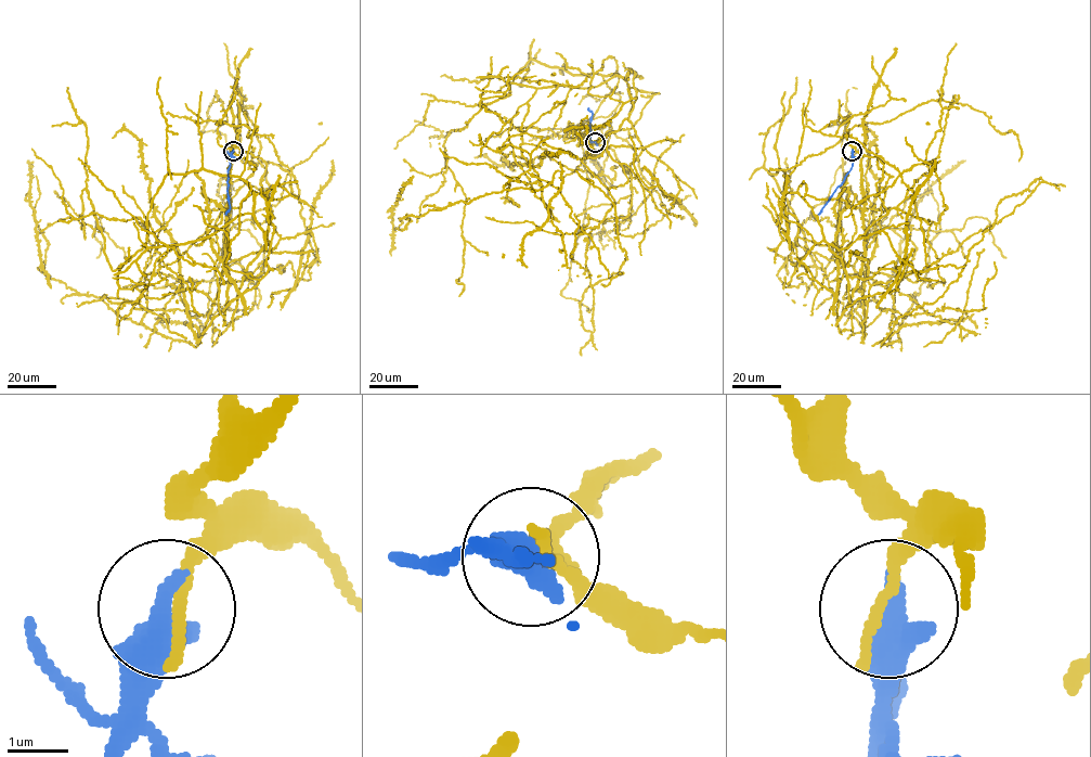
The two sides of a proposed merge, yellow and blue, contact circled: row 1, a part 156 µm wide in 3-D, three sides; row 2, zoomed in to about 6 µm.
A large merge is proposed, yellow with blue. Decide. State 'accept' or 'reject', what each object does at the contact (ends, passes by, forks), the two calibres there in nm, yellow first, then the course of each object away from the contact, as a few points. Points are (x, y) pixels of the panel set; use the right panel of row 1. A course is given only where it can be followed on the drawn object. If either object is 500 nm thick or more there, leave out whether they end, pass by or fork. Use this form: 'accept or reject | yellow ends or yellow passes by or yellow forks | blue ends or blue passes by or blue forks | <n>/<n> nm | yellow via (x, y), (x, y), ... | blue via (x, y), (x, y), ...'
reject | 220/600 nm | yellow via (852, 151), (886, 214), (840, 249), (783, 183), (881, 81), (871, 284), (1043, 180), (881, 344) | blue via (852, 151), (851, 170), (818, 215)

